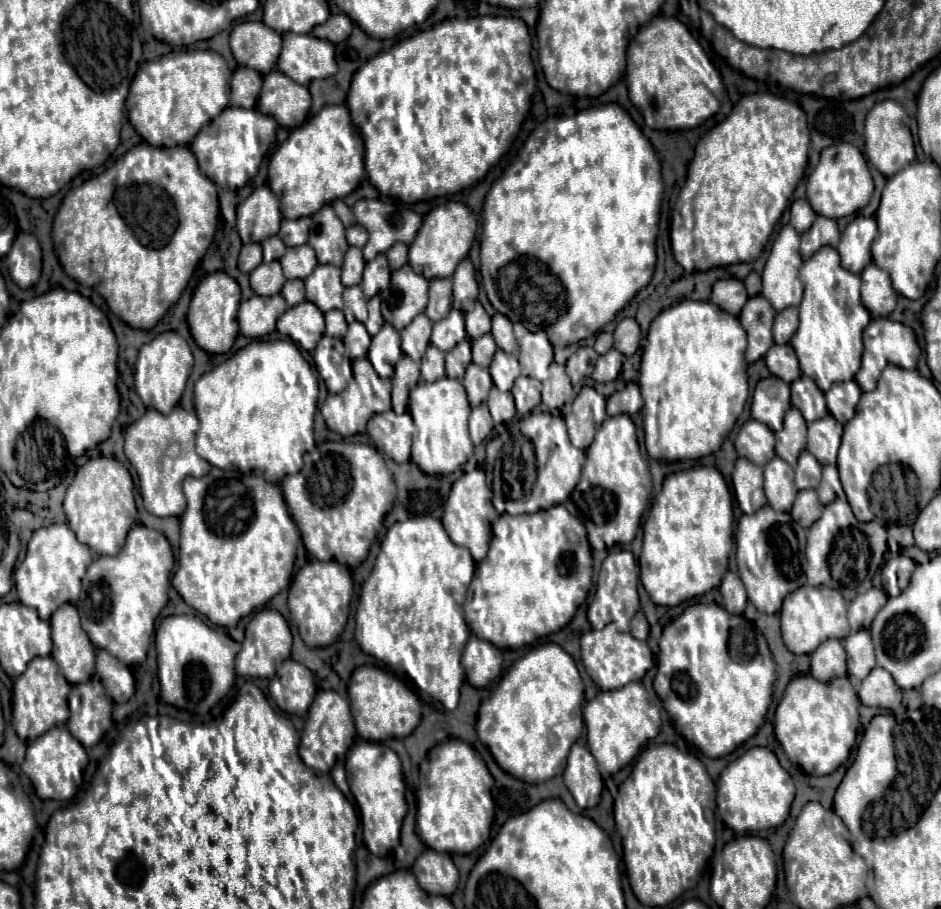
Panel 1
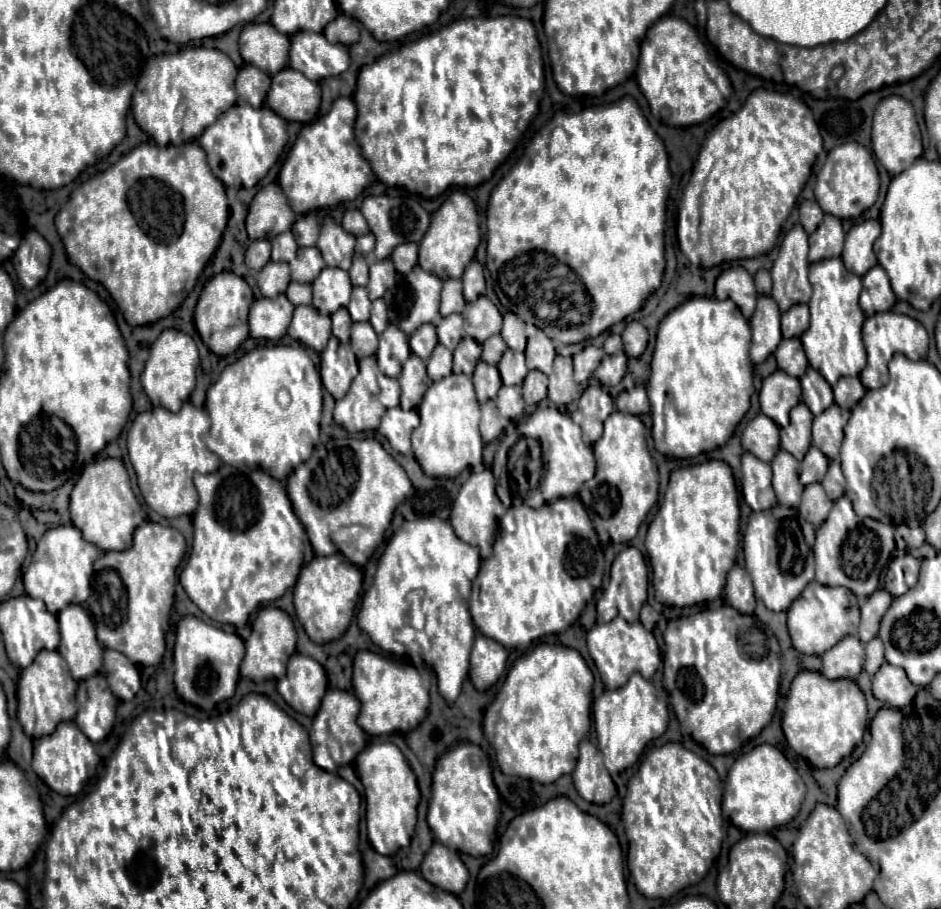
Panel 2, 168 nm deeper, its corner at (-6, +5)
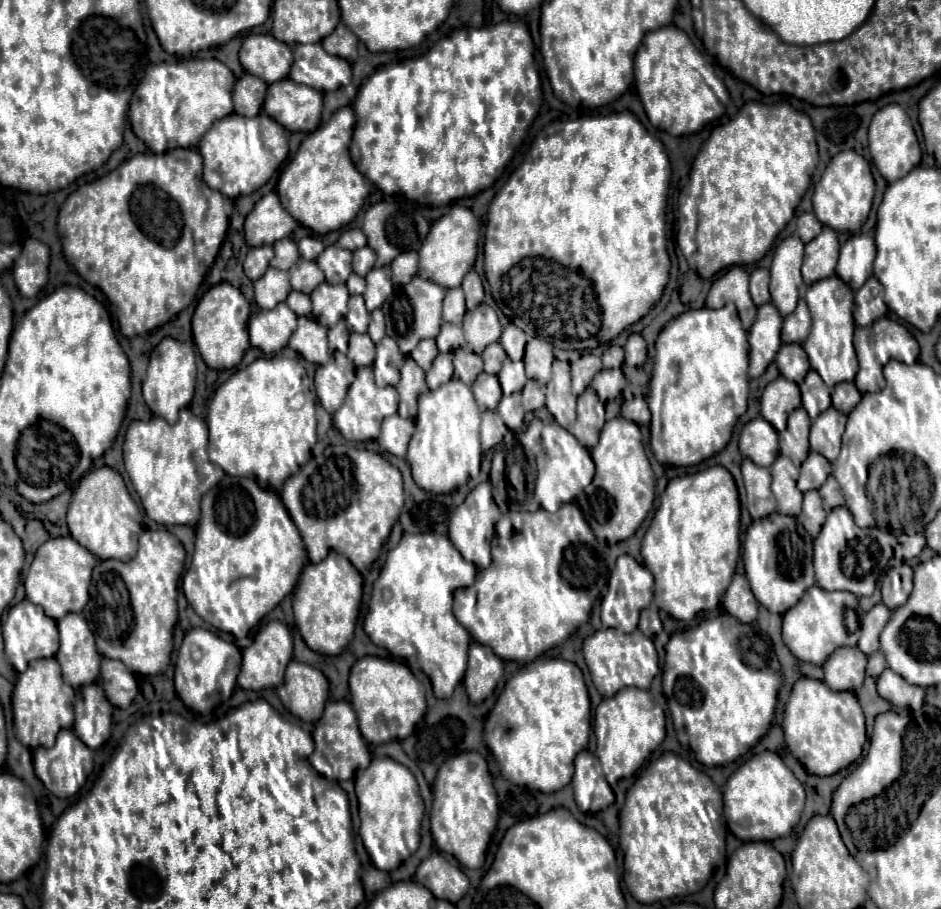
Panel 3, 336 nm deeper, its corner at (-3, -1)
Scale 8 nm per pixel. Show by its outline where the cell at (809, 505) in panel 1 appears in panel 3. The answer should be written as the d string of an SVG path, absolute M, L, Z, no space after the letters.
M816 490L804 494L804 506L802 506L802 514L798 516L798 520L802 522L802 526L806 528L806 532L812 538L818 536L818 532L826 520L826 512L822 508L822 498Z

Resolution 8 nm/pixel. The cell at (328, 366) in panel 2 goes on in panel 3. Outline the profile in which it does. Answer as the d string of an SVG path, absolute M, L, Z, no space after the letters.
M330 362L330 364L324 364L324 366L316 368L314 386L316 386L316 396L322 404L322 408L328 414L334 414L346 398L350 382L344 376L344 372L334 362Z

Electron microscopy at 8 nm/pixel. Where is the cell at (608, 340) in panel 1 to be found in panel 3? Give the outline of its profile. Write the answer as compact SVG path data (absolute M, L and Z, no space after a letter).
M610 346L602 356L604 368L620 368L624 362L624 350L620 346Z

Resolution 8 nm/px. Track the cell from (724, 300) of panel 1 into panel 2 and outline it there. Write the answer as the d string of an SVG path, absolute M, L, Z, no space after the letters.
M741 266L721 272L721 276L717 278L717 284L715 284L715 296L719 300L731 298L739 306L739 310L745 318L751 318L751 314L755 310L755 298L757 298L755 284L753 284L753 278L749 276L749 272Z

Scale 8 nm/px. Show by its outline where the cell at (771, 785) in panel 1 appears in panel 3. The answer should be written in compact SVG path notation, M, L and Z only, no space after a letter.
M762 752L744 762L724 786L724 818L734 836L740 840L772 842L792 832L804 808L806 792L800 780L782 762L776 752Z

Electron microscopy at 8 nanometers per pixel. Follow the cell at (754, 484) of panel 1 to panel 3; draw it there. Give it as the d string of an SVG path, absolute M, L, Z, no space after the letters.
M744 458L742 460L742 476L744 476L744 486L748 494L748 510L754 520L764 518L776 510L776 500L770 490L770 470L756 466L752 460Z

